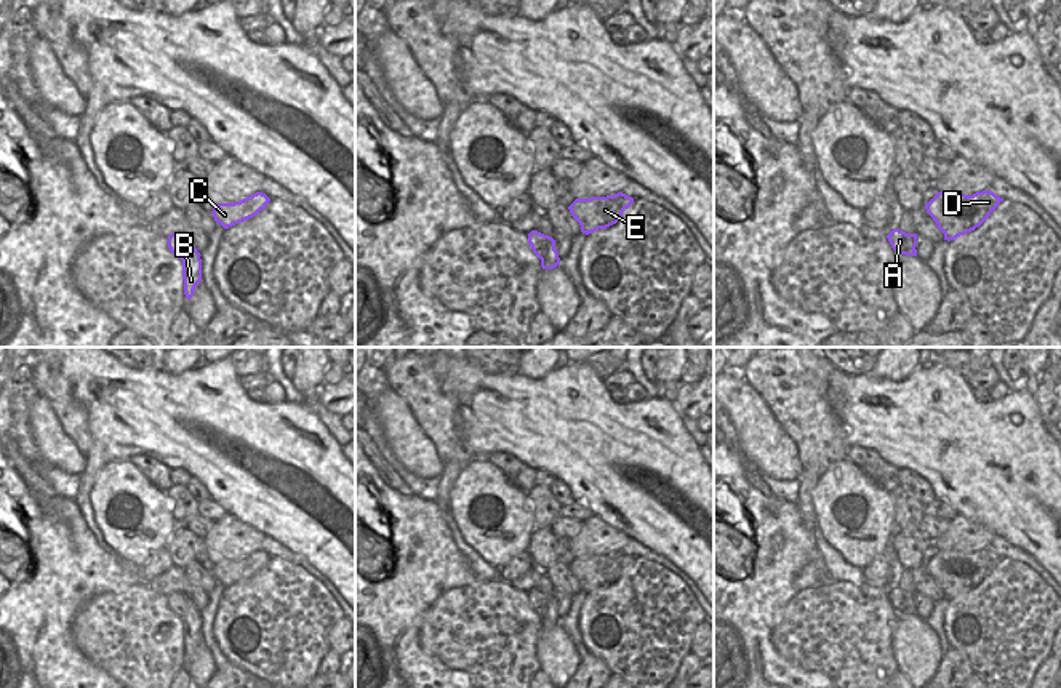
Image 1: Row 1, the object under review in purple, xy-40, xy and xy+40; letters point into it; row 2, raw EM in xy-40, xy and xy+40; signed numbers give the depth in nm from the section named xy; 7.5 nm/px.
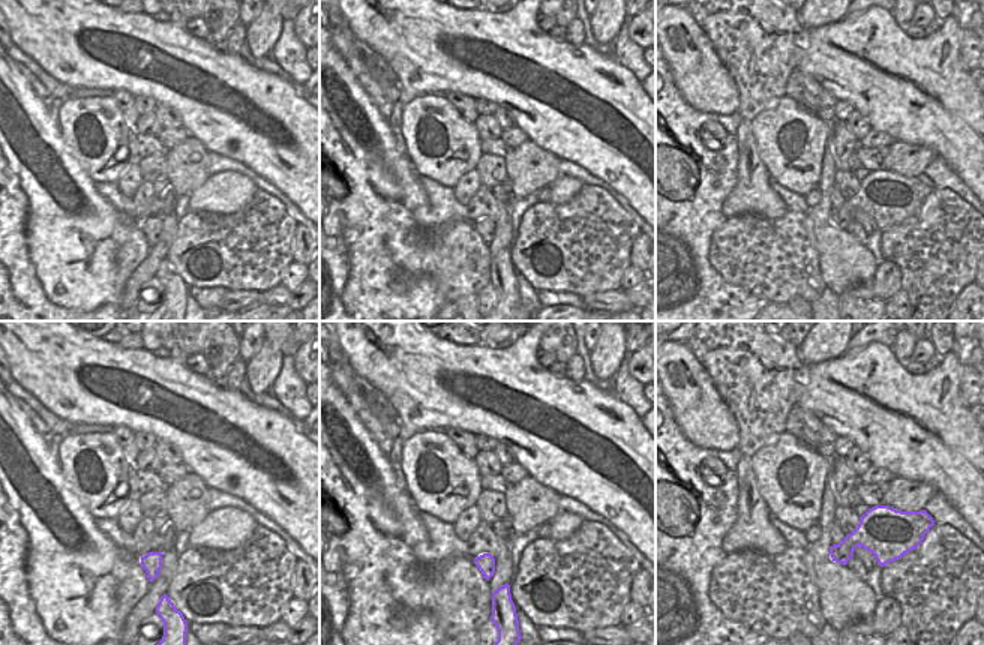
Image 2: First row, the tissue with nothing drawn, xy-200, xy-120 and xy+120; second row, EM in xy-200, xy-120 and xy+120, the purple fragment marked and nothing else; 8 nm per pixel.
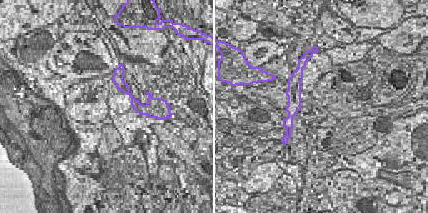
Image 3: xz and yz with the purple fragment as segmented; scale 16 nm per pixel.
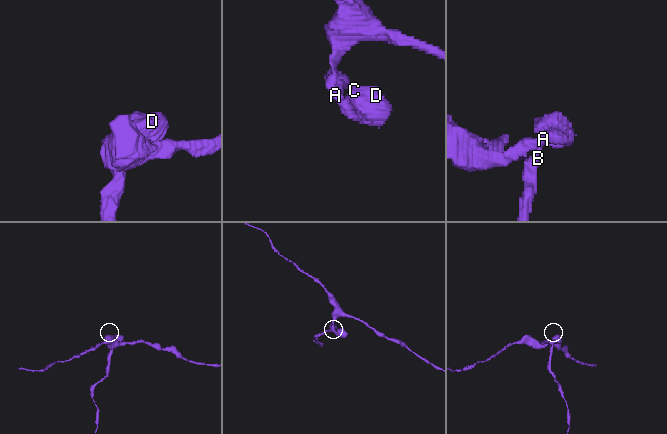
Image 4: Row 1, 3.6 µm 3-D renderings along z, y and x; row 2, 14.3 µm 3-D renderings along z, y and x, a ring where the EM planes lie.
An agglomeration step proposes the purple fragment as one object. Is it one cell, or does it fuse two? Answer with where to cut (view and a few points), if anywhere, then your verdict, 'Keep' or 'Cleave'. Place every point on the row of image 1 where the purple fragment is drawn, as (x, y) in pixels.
Split along xy (552, 245), (541, 261). Cleave.

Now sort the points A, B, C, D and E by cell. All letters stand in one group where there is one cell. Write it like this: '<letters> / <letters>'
A C D E / B

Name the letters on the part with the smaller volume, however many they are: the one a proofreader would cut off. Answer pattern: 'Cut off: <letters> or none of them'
Cut off: B

